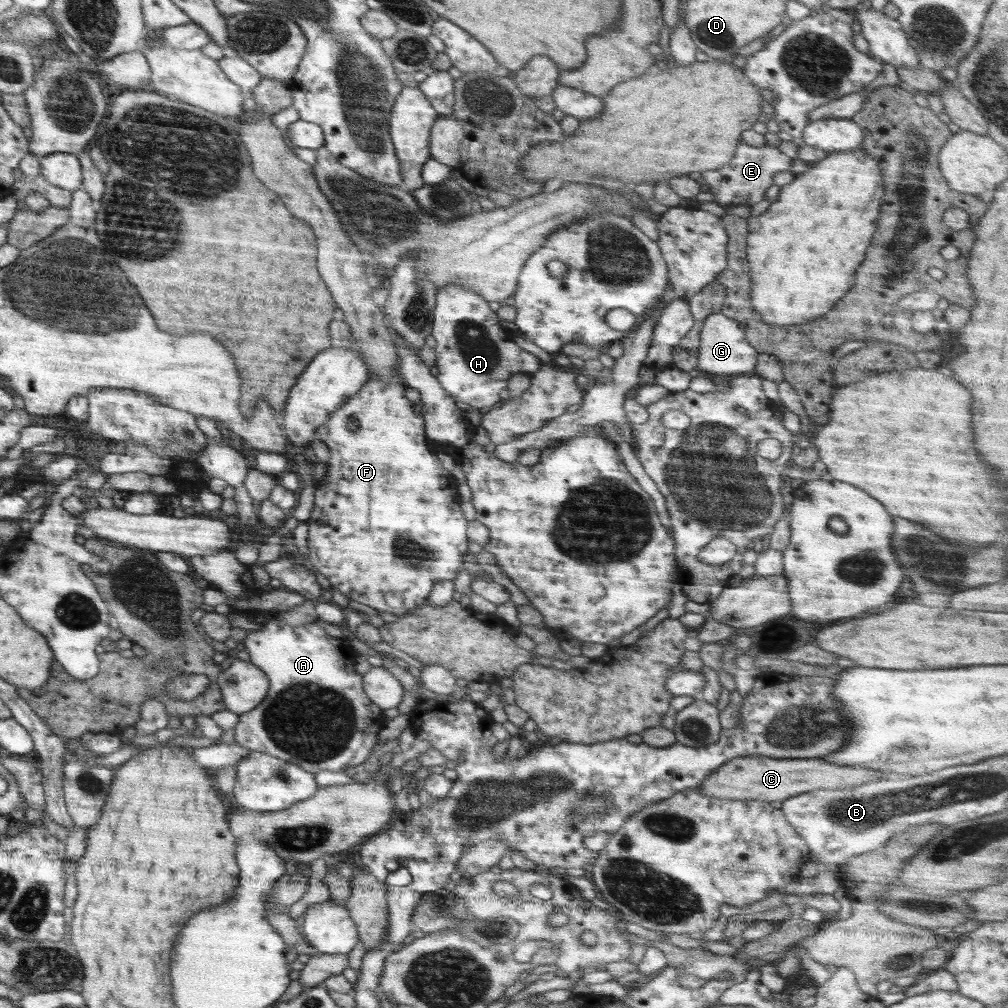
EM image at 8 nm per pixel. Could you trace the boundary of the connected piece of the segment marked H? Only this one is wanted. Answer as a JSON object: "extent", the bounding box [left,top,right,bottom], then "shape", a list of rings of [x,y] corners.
{"extent":[431,284,543,409],"shape":[[[450,284],[439,289],[432,313],[431,335],[436,340],[437,379],[454,400],[477,409],[497,407],[505,396],[510,378],[516,374],[532,376],[543,366],[538,356],[522,350],[514,340],[508,339],[496,312],[480,294],[468,288]]]}

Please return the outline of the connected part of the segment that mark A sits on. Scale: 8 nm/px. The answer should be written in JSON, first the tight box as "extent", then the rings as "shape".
{"extent":[235,613,386,775],"shape":[[[276,613],[265,615],[268,618],[262,622],[262,628],[248,632],[240,647],[248,652],[250,662],[266,673],[268,694],[251,711],[239,715],[235,726],[236,743],[250,751],[287,758],[313,775],[321,770],[342,771],[364,764],[370,758],[378,732],[386,720],[383,709],[365,695],[362,675],[354,669],[358,652],[352,648],[348,637],[332,637],[314,622],[292,626],[278,620]]]}

